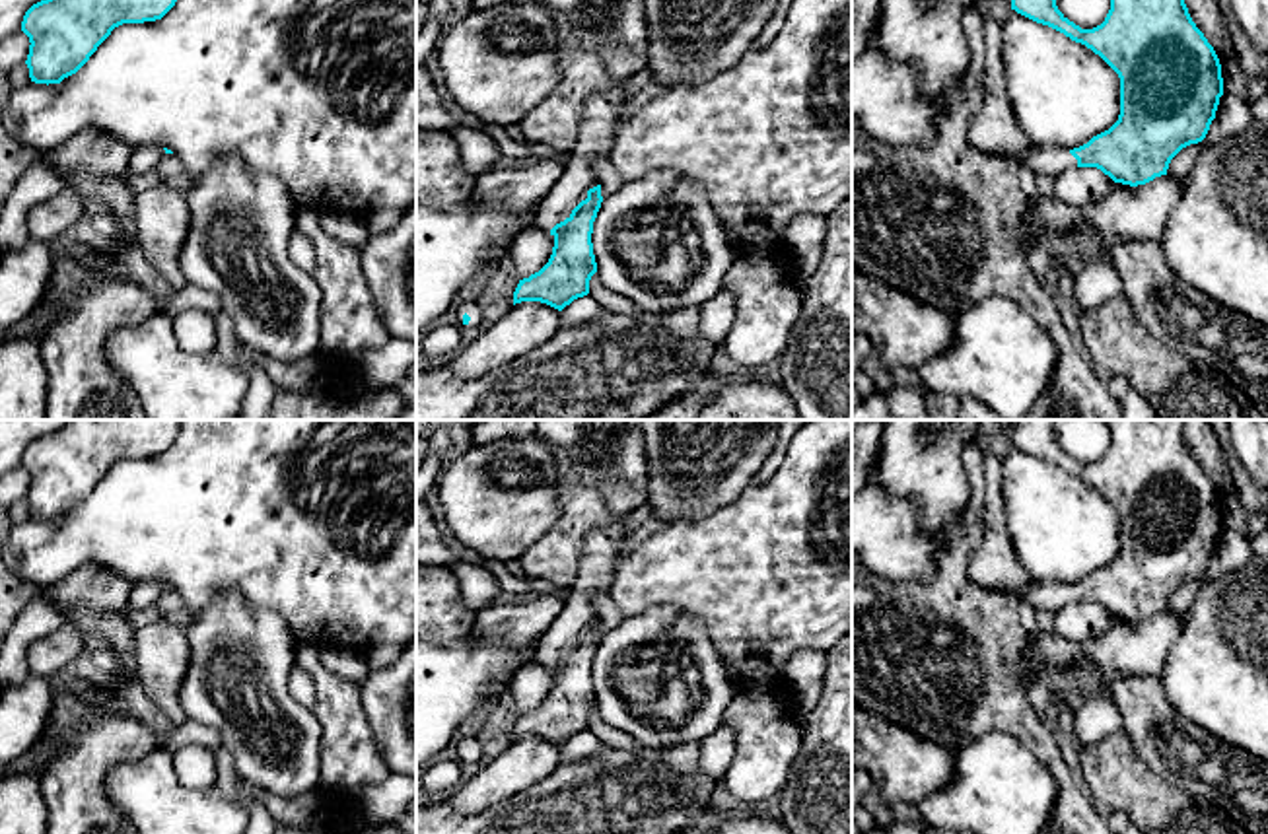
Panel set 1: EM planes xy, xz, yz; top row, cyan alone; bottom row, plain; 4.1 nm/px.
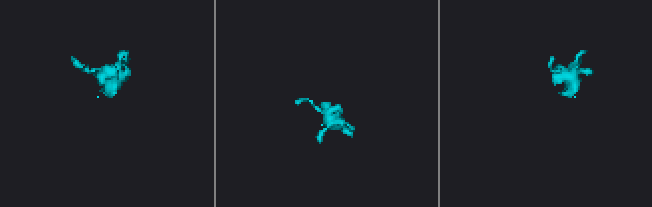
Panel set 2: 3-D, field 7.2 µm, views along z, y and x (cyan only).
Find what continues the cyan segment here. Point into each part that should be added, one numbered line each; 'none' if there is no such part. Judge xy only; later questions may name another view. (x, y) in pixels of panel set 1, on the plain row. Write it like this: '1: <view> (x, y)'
1: xy (144, 593)

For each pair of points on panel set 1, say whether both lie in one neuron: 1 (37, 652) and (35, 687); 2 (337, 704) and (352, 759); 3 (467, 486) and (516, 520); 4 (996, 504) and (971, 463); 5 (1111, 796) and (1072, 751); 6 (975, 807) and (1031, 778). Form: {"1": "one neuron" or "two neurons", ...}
{"1": "two neurons", "2": "one neuron", "3": "one neuron", "4": "two neurons", "5": "two neurons", "6": "one neuron"}

